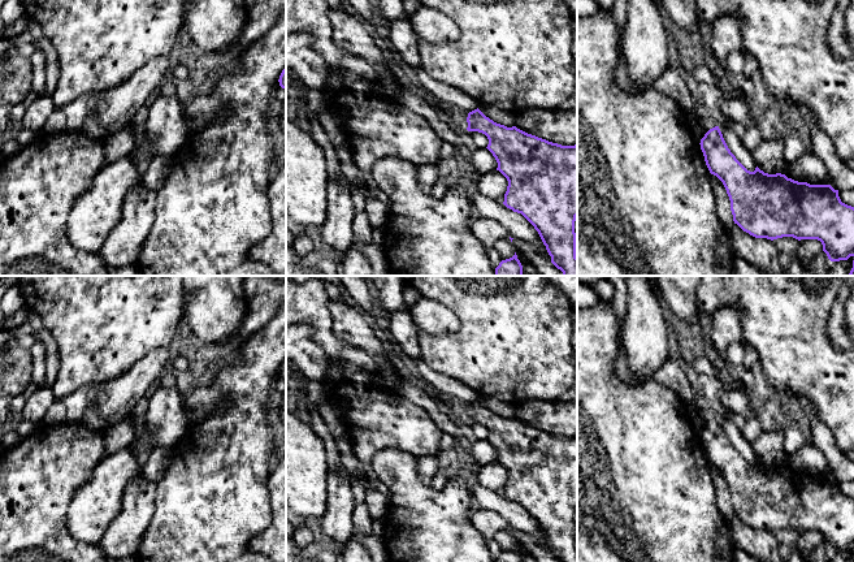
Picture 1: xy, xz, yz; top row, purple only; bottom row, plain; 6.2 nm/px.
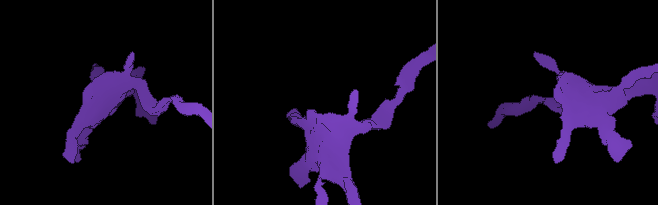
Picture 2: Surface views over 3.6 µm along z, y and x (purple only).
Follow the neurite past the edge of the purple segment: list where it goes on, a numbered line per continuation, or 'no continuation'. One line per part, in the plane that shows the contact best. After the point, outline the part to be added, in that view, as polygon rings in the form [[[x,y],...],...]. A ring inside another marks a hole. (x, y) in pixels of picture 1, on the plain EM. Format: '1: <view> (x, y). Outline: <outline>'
no continuation

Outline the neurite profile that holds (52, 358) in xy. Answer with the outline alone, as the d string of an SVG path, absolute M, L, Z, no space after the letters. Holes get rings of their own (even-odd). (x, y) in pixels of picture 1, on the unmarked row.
M42 328L36 332L34 332L34 338L40 341L44 346L45 351L45 386L52 388L57 372L60 369L60 354L57 345L51 334L51 332L47 328Z

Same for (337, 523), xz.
M343 466L326 480L326 513L321 518L322 532L343 549L355 535L352 511L355 509L352 479Z

